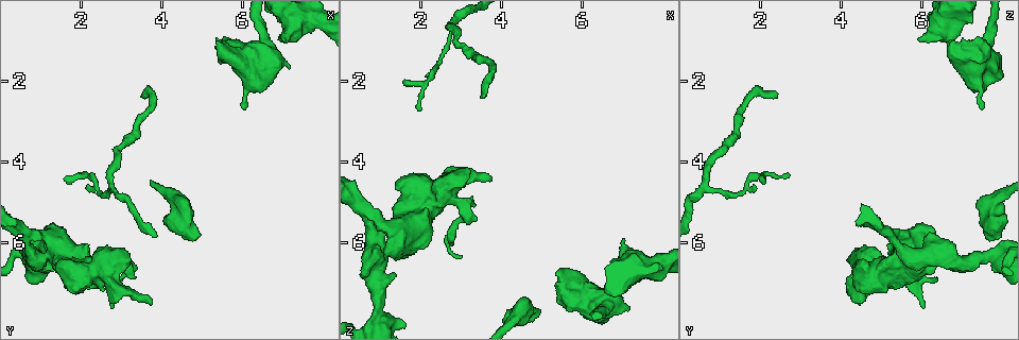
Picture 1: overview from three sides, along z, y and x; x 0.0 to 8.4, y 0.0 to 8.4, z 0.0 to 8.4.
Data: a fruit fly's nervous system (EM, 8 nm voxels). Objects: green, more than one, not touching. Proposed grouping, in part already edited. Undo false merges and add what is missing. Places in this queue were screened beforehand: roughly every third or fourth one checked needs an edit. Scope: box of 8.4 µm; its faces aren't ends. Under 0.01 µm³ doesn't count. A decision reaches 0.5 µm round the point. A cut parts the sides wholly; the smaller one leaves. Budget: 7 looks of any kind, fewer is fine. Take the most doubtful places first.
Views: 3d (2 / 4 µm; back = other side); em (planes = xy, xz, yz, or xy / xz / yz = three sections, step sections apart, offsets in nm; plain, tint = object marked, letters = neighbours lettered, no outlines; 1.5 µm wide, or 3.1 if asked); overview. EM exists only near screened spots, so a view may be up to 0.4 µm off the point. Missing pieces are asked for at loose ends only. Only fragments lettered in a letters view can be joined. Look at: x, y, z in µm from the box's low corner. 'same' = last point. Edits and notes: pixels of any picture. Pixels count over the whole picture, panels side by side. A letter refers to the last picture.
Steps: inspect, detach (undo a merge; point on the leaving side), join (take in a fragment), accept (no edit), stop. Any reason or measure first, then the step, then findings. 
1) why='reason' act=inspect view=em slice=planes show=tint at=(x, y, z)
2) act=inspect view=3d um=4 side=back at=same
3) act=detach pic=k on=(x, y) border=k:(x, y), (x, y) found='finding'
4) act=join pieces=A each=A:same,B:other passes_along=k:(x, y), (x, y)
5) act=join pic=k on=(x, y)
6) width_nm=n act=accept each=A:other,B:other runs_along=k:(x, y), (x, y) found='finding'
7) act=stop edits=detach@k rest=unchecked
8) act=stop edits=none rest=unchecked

why='long arm stops here' act=inspect view=em slice=yz step=4 show=letters at=(3.55, 2.40, 2.40)

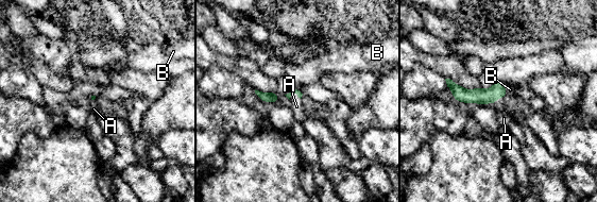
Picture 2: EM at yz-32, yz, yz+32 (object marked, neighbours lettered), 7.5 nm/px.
act=join pieces=A each=A:same,B:other passes_along=2:(296, 91), (295, 93), (296, 106) found='the cell continues'

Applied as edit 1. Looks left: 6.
why='stops while still wide' act=inspect view=3d um=2 at=(4.85, 5.85, 7.85)

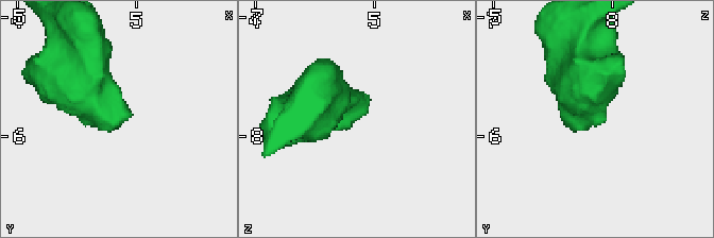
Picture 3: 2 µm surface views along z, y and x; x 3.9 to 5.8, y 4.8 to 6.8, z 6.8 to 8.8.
act=inspect view=em slice=planes show=tint at=(4.88, 5.88, 7.80)

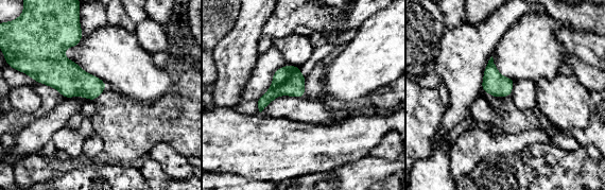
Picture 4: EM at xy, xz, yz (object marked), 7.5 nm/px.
act=inspect view=em slice=planes show=letters at=same

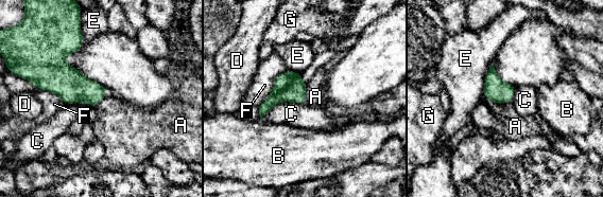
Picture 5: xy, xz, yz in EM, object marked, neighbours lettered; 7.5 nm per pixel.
act=accept each=A:other,B:other,C:other,D:other,E:other,F:other,G:other border=5:(307, 83), (305, 103) found='none of them fits'

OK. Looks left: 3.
why='branch stops here' act=inspect view=em um=3.1 slice=planes show=plain at=(7.15, 1.60, 7.65)

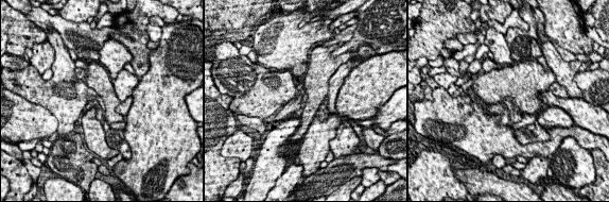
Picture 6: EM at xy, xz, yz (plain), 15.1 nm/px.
why='see the neighbours' act=inspect view=em um=3.1 slice=planes show=letters at=same

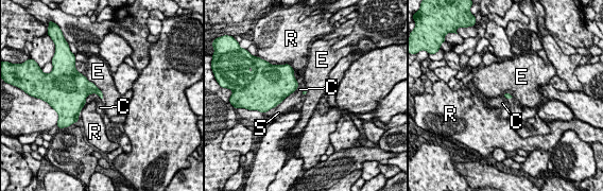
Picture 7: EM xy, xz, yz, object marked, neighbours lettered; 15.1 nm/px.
act=accept each=C:other,E:other,R:other,S:other border=7:(85, 76), (101, 91), (104, 98) found='no lettered fragment goes on from it'

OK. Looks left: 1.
act=stop edits=join@2 rest=unchecked

